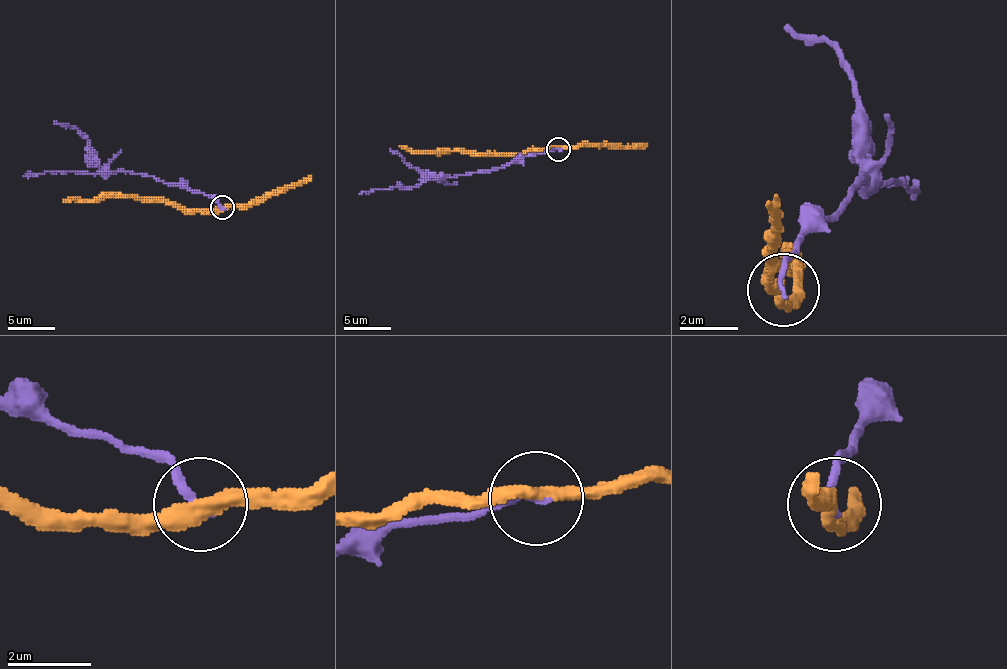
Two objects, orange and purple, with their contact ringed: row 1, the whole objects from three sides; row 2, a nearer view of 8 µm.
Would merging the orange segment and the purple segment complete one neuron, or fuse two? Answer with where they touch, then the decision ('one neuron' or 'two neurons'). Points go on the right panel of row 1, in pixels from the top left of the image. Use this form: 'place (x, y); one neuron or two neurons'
place (783, 290); two neurons

